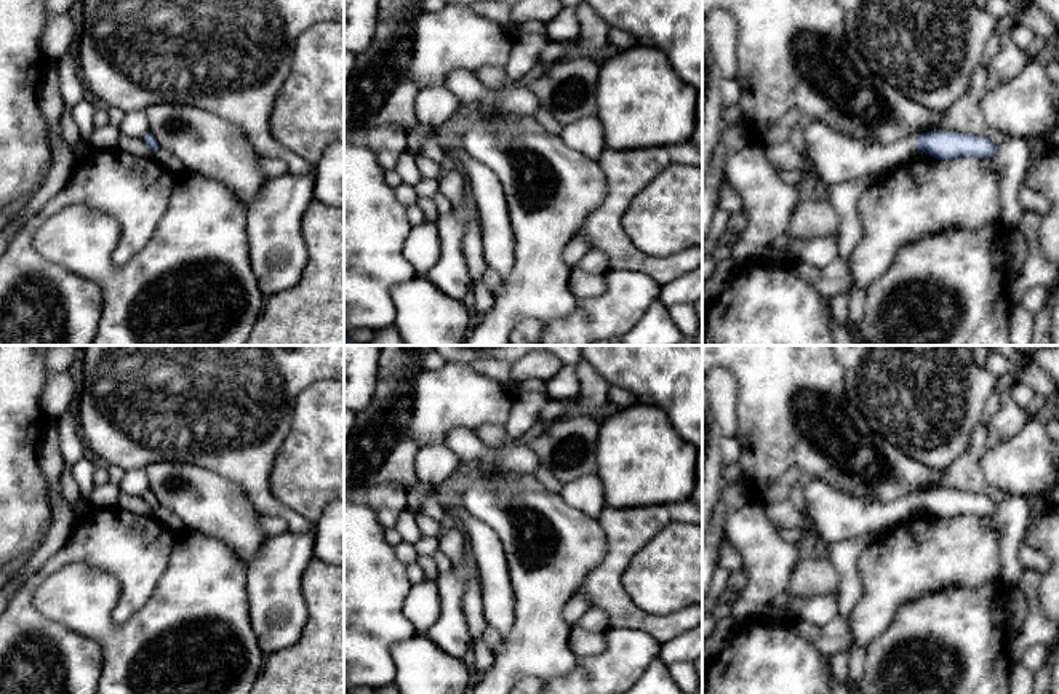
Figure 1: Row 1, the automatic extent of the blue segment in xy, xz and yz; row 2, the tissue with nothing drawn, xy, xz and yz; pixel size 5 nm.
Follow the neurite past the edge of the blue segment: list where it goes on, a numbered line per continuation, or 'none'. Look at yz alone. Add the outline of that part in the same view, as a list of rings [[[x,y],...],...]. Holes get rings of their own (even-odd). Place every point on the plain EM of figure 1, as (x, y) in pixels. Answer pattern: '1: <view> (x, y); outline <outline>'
1: yz (837, 515); outline [[[816,477],[803,478],[803,496],[808,515],[827,544],[862,537],[869,545],[883,531],[909,520],[915,507],[915,496],[869,502]]]

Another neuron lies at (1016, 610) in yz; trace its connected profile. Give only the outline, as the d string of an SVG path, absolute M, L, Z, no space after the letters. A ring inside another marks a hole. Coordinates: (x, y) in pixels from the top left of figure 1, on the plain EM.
M1008 593L1006 601L1006 627L1008 633L1017 633L1024 624L1027 614L1025 601L1021 600L1017 595Z

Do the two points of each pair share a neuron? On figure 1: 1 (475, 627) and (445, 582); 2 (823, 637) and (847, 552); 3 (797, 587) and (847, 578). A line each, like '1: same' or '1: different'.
1: different
2: same
3: different

